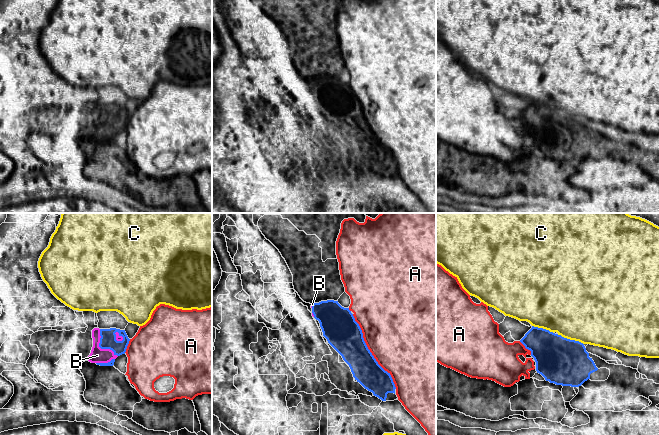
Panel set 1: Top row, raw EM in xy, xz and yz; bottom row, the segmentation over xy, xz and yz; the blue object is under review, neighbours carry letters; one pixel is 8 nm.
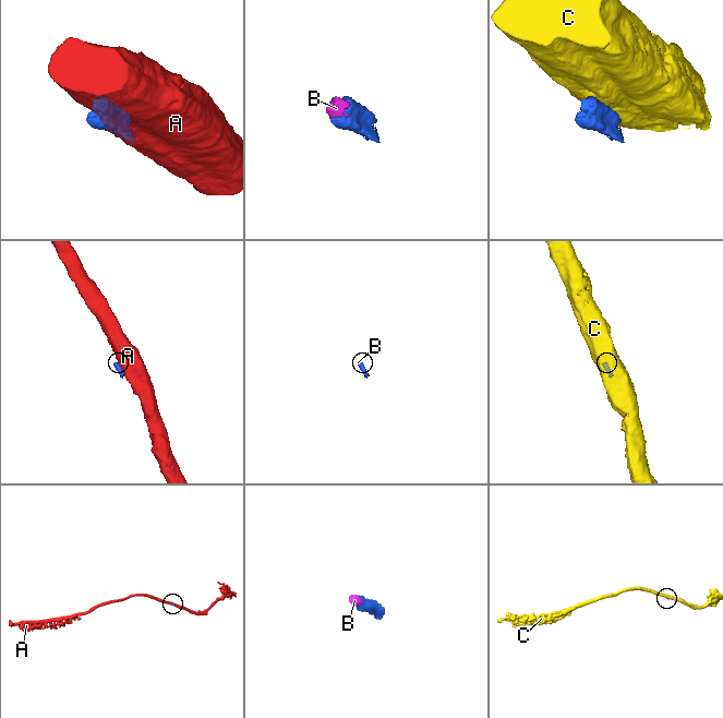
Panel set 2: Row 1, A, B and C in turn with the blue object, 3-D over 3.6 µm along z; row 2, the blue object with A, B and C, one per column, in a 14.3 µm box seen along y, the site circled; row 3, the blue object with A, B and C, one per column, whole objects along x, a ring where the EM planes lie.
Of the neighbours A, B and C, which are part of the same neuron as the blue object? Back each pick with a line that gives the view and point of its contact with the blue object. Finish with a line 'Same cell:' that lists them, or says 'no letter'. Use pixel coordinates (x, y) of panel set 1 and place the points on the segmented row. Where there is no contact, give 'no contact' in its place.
B: contact xy (100, 347)
Same cell: B

